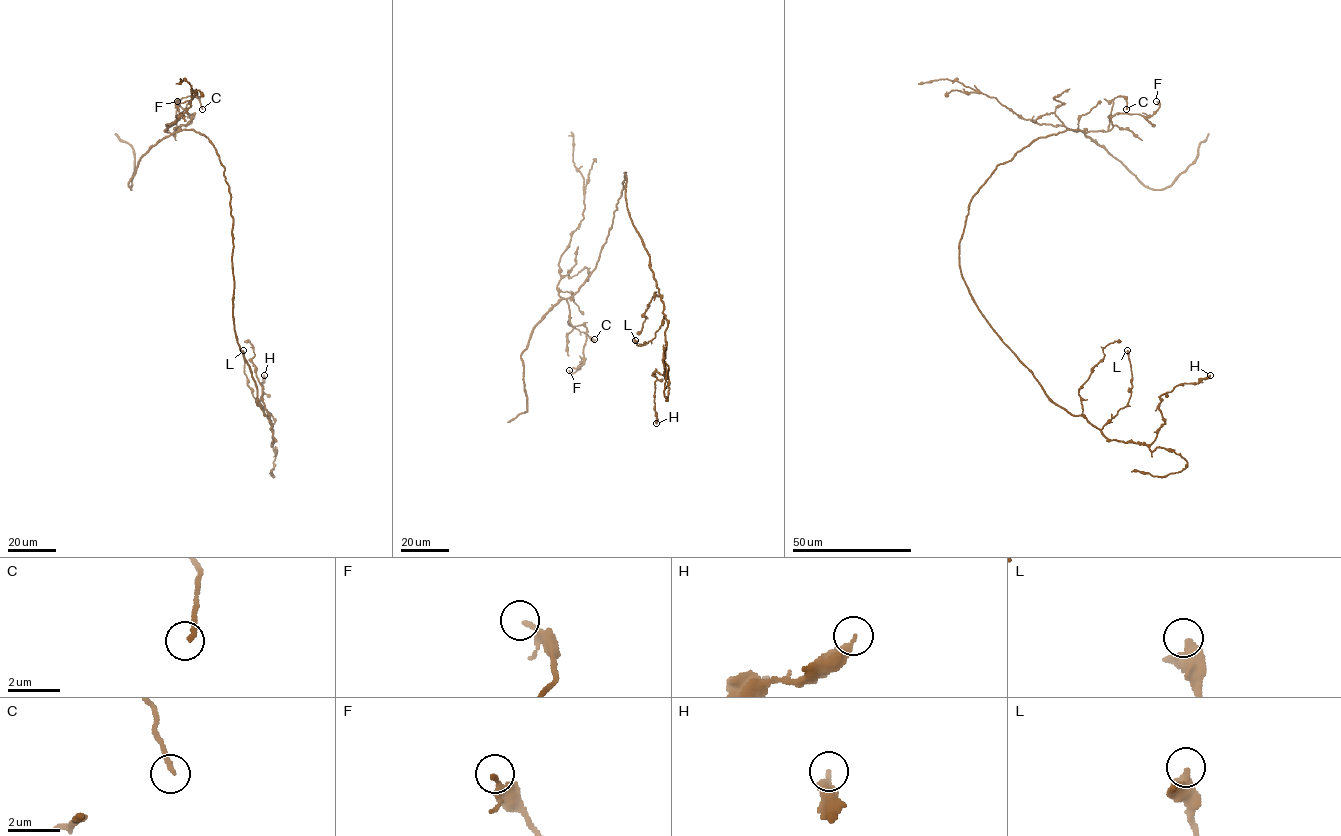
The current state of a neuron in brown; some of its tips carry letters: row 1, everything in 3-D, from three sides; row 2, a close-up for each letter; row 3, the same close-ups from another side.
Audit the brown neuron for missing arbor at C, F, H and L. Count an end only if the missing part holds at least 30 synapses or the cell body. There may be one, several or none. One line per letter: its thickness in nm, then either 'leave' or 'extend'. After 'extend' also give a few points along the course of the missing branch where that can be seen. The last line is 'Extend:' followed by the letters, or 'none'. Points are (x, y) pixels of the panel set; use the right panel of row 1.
C: calibre 200 nm; leave
F: calibre 200 nm; leave
H: calibre 340 nm; leave
L: calibre 360 nm; leave
Extend: none

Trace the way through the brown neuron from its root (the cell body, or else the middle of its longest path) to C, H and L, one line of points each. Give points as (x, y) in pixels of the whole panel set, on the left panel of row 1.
C: (232, 252), (231, 194), (218, 154), (204, 134), (193, 129), (174, 132), (183, 97), (196, 96), (202, 109)
H: (232, 252), (234, 333), (257, 386), (257, 402), (271, 423), (272, 444), (274, 419), (260, 402), (264, 375)
L: (232, 252), (234, 333), (257, 386), (257, 402), (267, 415), (270, 429), (271, 421), (247, 384), (243, 350)

